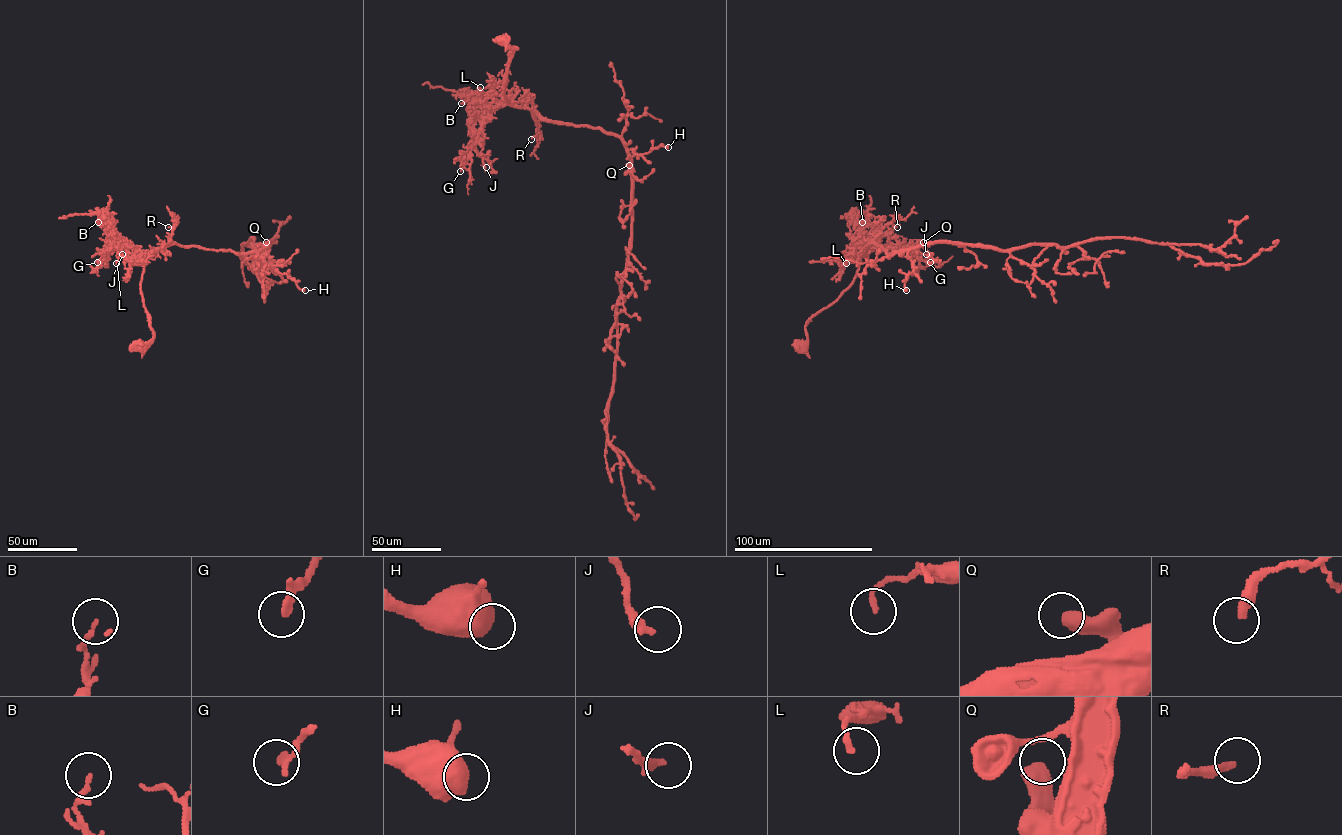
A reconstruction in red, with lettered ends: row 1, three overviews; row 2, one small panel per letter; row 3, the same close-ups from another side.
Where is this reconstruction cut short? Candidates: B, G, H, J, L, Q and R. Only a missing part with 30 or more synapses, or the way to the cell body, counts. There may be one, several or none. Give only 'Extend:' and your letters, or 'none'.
Extend: none

